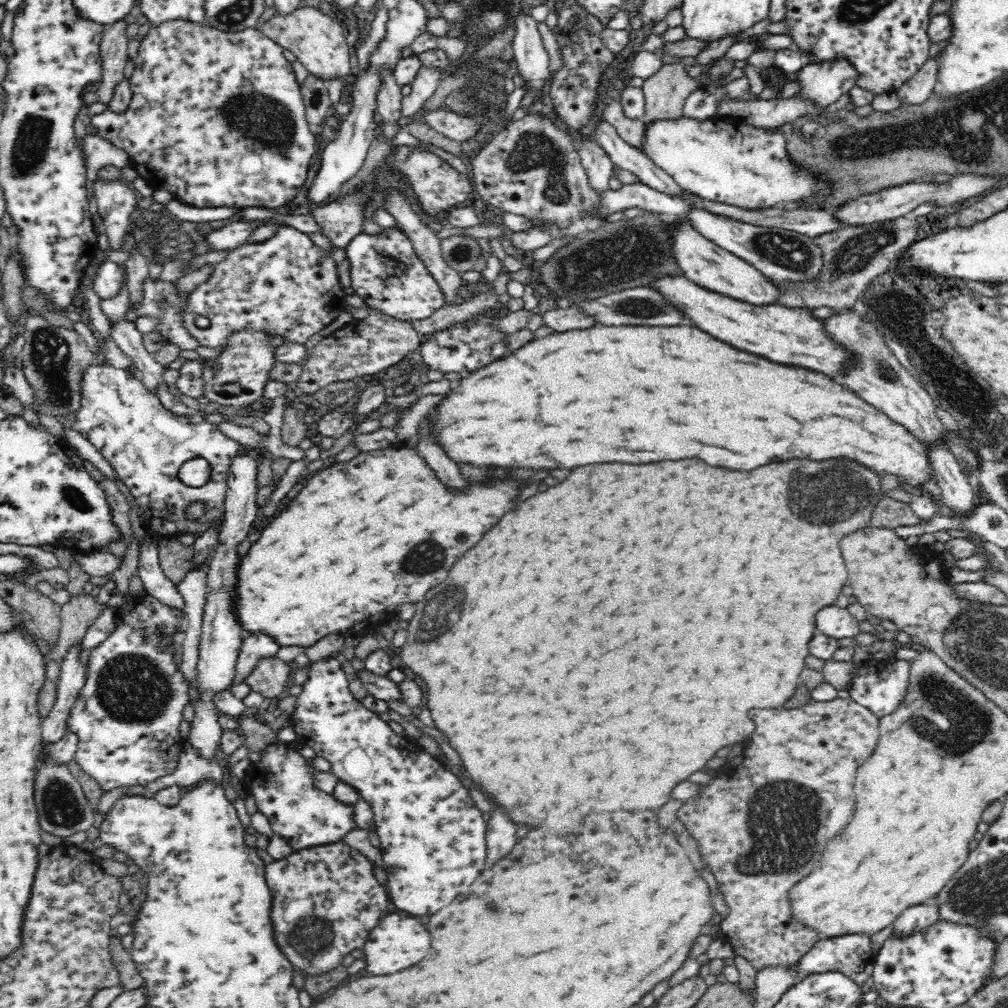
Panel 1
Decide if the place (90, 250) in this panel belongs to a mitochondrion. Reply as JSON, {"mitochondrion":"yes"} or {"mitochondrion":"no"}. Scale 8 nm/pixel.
{"mitochondrion":"no"}

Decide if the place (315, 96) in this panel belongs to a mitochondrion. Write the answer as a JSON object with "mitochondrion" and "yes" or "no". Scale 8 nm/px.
{"mitochondrion":"yes"}

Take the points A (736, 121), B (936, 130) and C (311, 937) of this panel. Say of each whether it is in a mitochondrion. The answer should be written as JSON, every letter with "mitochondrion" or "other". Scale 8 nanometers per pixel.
{"A":"other","B":"mitochondrion","C":"mitochondrion"}

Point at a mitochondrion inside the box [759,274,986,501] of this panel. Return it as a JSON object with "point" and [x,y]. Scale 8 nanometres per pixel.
{"point":[885,369]}

